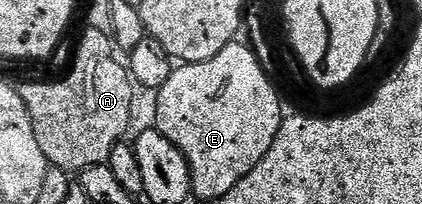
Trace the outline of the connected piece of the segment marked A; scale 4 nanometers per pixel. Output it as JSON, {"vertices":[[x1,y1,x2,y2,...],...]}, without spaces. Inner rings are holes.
{"vertices":[[91,26,85,27,84,37,76,48,76,61,72,64,72,73,57,84,24,84,18,91,26,110,30,114,30,122,34,126,34,134,38,138,38,146,42,146,42,154,53,169,61,168,64,172,78,174,83,168,95,164,107,164,110,150,125,139,130,122,130,100,133,81,123,63,112,57,114,44,109,36,99,33]]}

